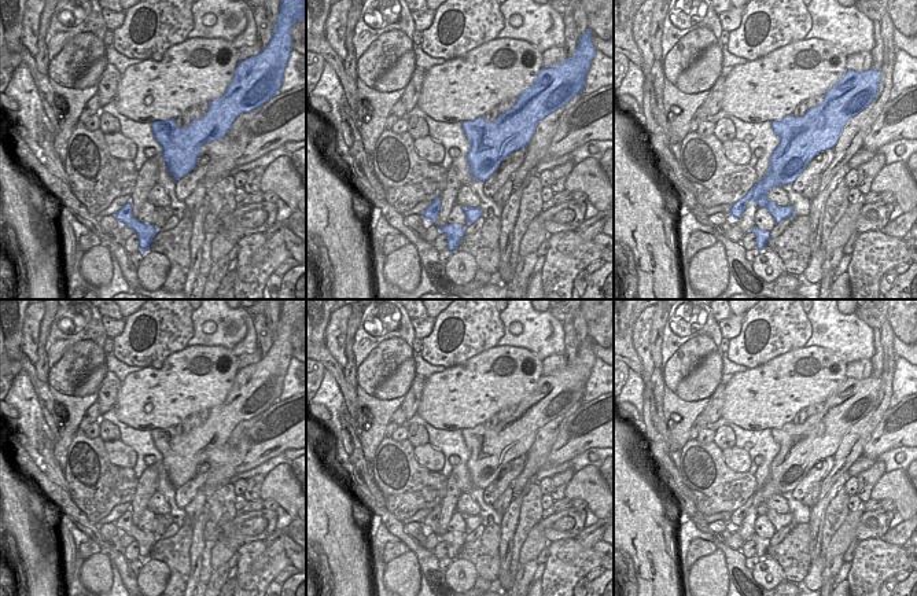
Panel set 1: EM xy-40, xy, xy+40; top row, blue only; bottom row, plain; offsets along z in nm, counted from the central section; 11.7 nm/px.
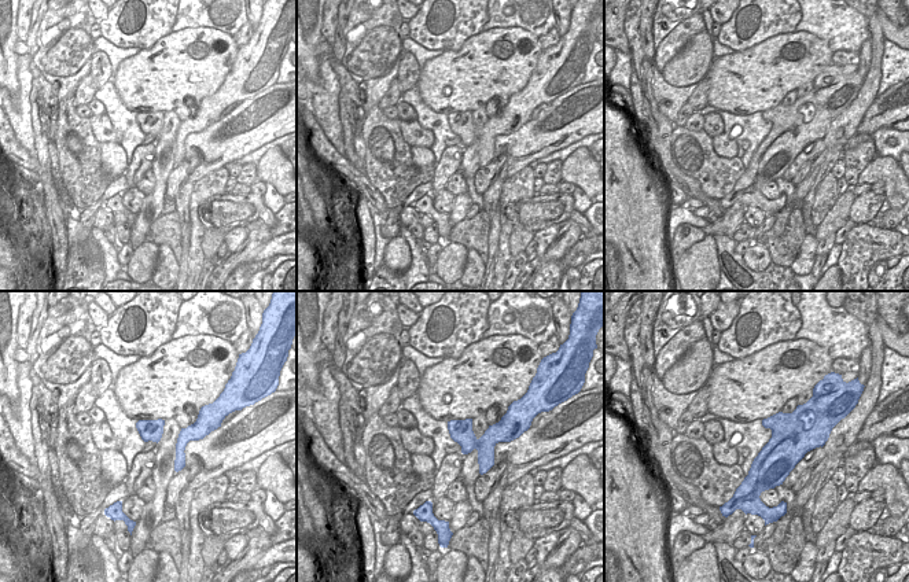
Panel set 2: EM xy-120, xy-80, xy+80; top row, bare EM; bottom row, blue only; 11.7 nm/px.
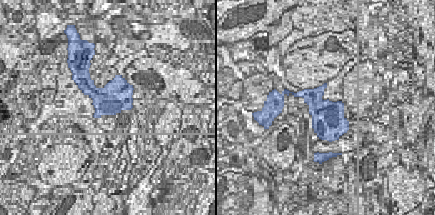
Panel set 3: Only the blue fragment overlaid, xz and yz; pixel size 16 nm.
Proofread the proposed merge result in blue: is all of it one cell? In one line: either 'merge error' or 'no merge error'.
no merge error

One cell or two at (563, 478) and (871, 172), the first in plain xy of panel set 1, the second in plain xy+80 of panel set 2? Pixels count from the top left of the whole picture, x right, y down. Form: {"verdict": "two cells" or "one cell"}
{"verdict": "two cells"}

